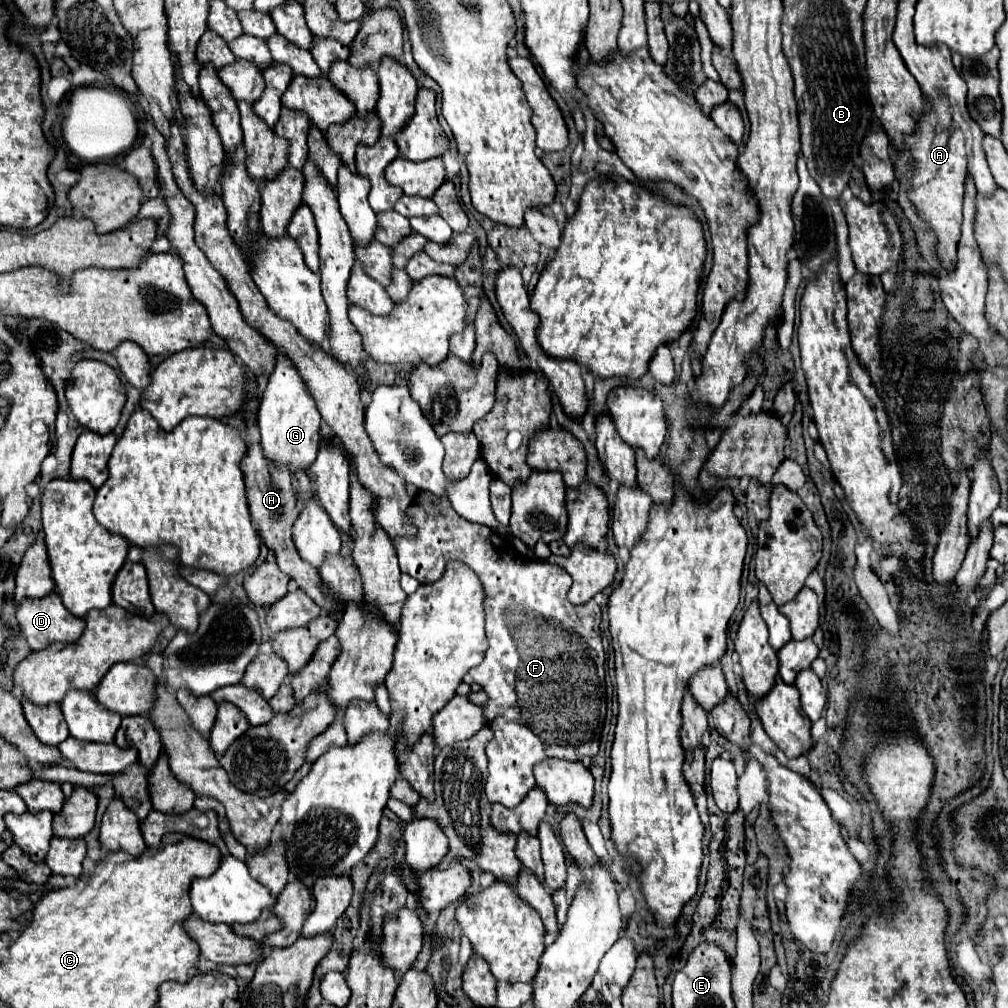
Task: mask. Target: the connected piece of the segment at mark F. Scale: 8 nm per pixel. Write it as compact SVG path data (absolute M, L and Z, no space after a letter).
M419 491L411 503L411 523L419 535L415 539L395 539L399 567L403 573L415 577L421 585L441 579L447 561L463 561L479 577L485 591L485 633L489 649L481 665L465 675L465 683L483 685L489 701L483 705L487 725L493 729L493 739L487 745L489 777L487 797L491 803L515 807L523 801L527 791L535 785L533 765L549 757L583 761L599 751L599 735L605 721L605 653L599 635L601 609L591 599L585 605L573 605L567 599L571 575L563 567L549 561L529 559L517 553L507 539L497 531L461 519L447 499Z

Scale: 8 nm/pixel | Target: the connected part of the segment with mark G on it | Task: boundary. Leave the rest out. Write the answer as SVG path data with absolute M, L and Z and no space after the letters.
M281 351L277 357L277 367L271 373L267 387L261 397L261 405L257 411L257 427L261 431L261 447L265 459L275 465L283 465L289 471L307 469L321 447L321 415L317 411L315 399L307 391L301 375L293 367L291 359Z

